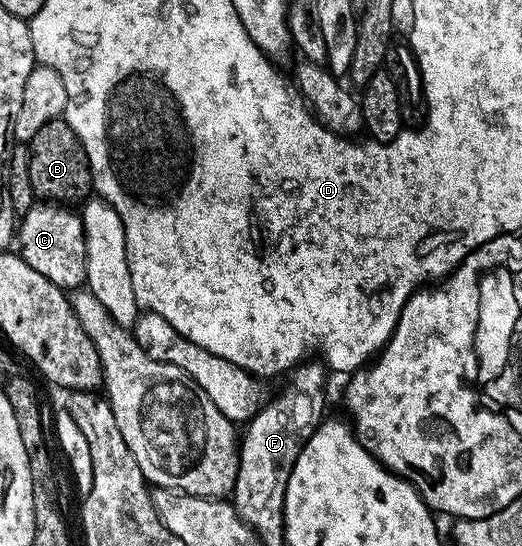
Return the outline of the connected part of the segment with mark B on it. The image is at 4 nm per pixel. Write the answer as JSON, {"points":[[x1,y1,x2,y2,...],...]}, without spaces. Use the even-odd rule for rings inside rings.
{"points":[[63,117,50,120,50,124,42,124,42,128,34,132,27,147,30,156,30,188,37,199,57,204,76,204,72,202,79,203,89,197,93,189,92,169,74,128,70,128]]}

